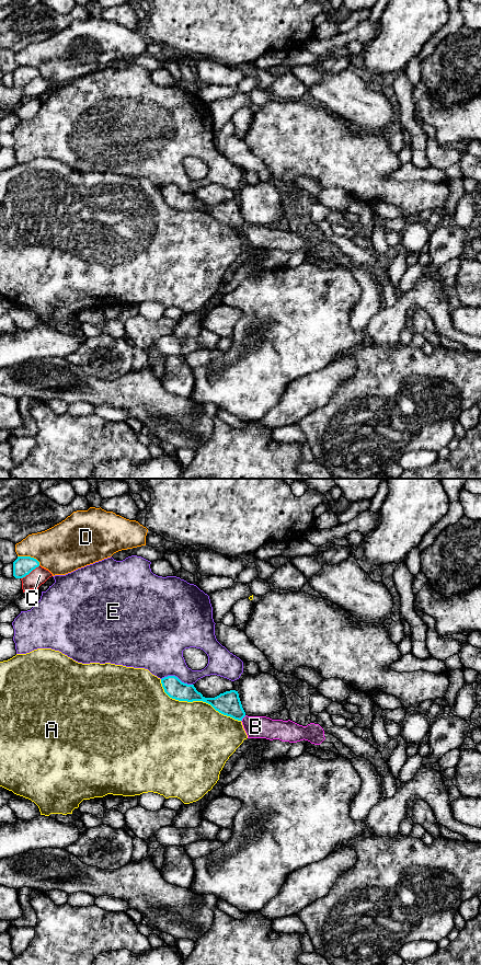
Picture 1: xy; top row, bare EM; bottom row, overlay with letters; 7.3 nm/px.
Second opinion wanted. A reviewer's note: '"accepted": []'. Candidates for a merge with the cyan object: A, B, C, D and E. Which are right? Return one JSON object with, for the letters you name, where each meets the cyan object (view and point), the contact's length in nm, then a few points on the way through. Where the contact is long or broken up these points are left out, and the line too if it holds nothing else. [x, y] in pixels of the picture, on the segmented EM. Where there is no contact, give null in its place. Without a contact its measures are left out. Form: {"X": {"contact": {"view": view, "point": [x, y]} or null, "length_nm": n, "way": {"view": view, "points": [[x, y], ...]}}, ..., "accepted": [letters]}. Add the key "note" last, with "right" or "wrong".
{"B": {"contact": {"view": "xy", "point": [242, 717]}, "length_nm": 60, "way": {"view": "xy", "points": [[228, 703], [242, 717], [255, 726]]}}, "accepted": ["B"], "note": "wrong"}

